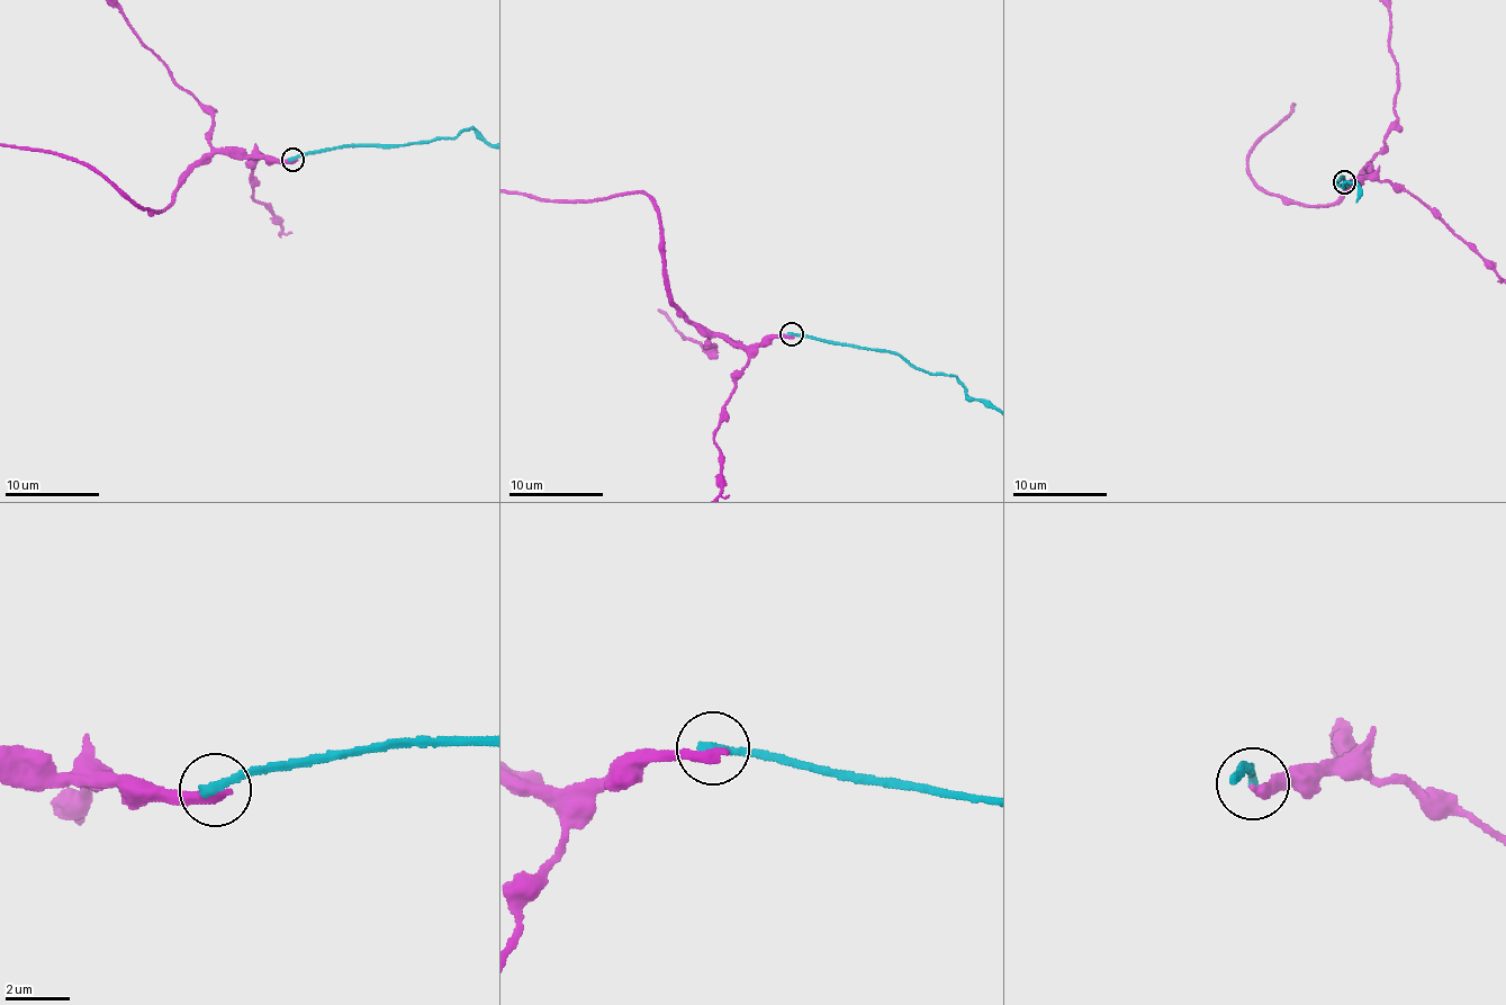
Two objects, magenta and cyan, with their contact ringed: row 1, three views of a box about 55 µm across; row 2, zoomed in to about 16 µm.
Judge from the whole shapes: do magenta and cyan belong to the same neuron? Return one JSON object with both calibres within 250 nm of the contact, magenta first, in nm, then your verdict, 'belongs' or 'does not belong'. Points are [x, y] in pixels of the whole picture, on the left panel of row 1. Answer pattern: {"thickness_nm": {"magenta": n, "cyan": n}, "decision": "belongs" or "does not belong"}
{"thickness_nm": {"magenta": 360, "cyan": 280}, "decision": "does not belong"}

